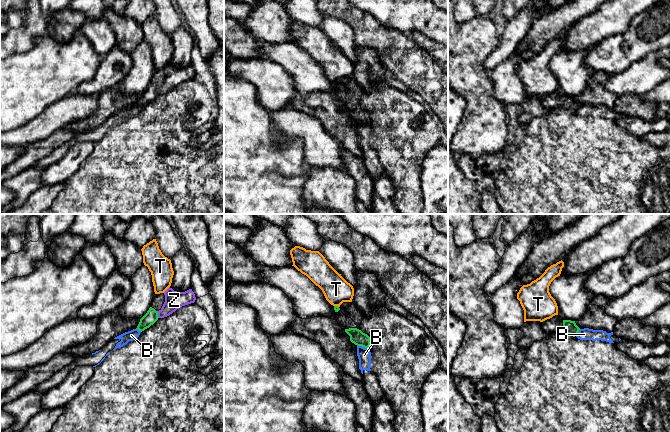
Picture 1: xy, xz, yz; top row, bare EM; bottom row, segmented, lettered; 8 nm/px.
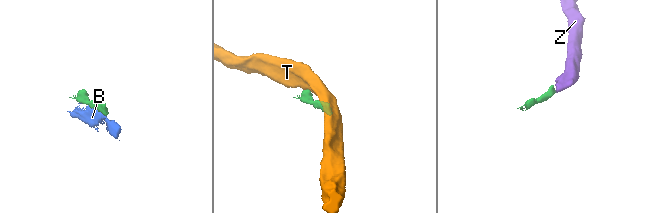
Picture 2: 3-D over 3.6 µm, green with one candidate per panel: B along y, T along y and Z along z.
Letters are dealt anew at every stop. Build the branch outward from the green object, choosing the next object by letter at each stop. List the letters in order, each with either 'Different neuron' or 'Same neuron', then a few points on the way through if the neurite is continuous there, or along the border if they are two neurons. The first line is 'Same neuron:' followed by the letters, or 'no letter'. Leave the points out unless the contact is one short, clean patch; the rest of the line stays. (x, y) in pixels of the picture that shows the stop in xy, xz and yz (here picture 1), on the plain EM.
Same neuron: Z
B: Different neuron
T: Different neuron
Z: Same neuron. Path across: xy (151, 92), (157, 90), (174, 76)

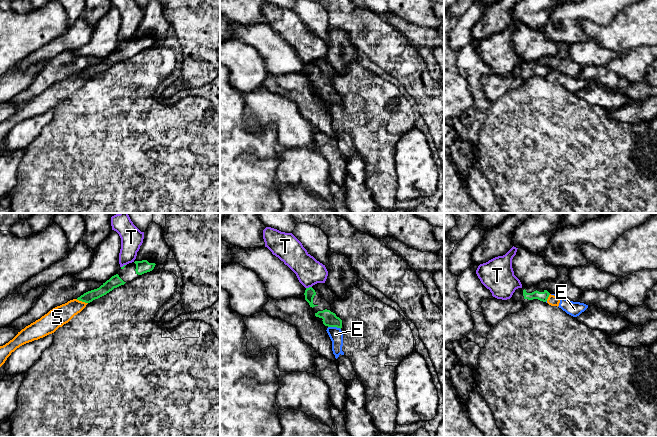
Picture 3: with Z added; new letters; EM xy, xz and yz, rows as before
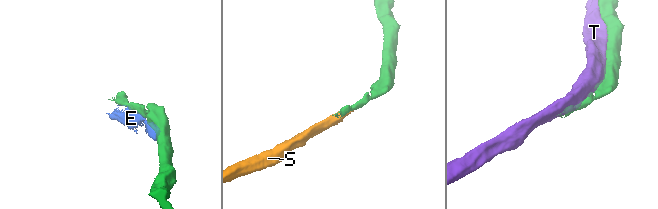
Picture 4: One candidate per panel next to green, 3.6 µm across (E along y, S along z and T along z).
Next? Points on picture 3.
Same neuron: no letter
E: Different neuron
S: Different neuron. Boundary: xy (76, 75), (87, 79)
T: Different neuron

